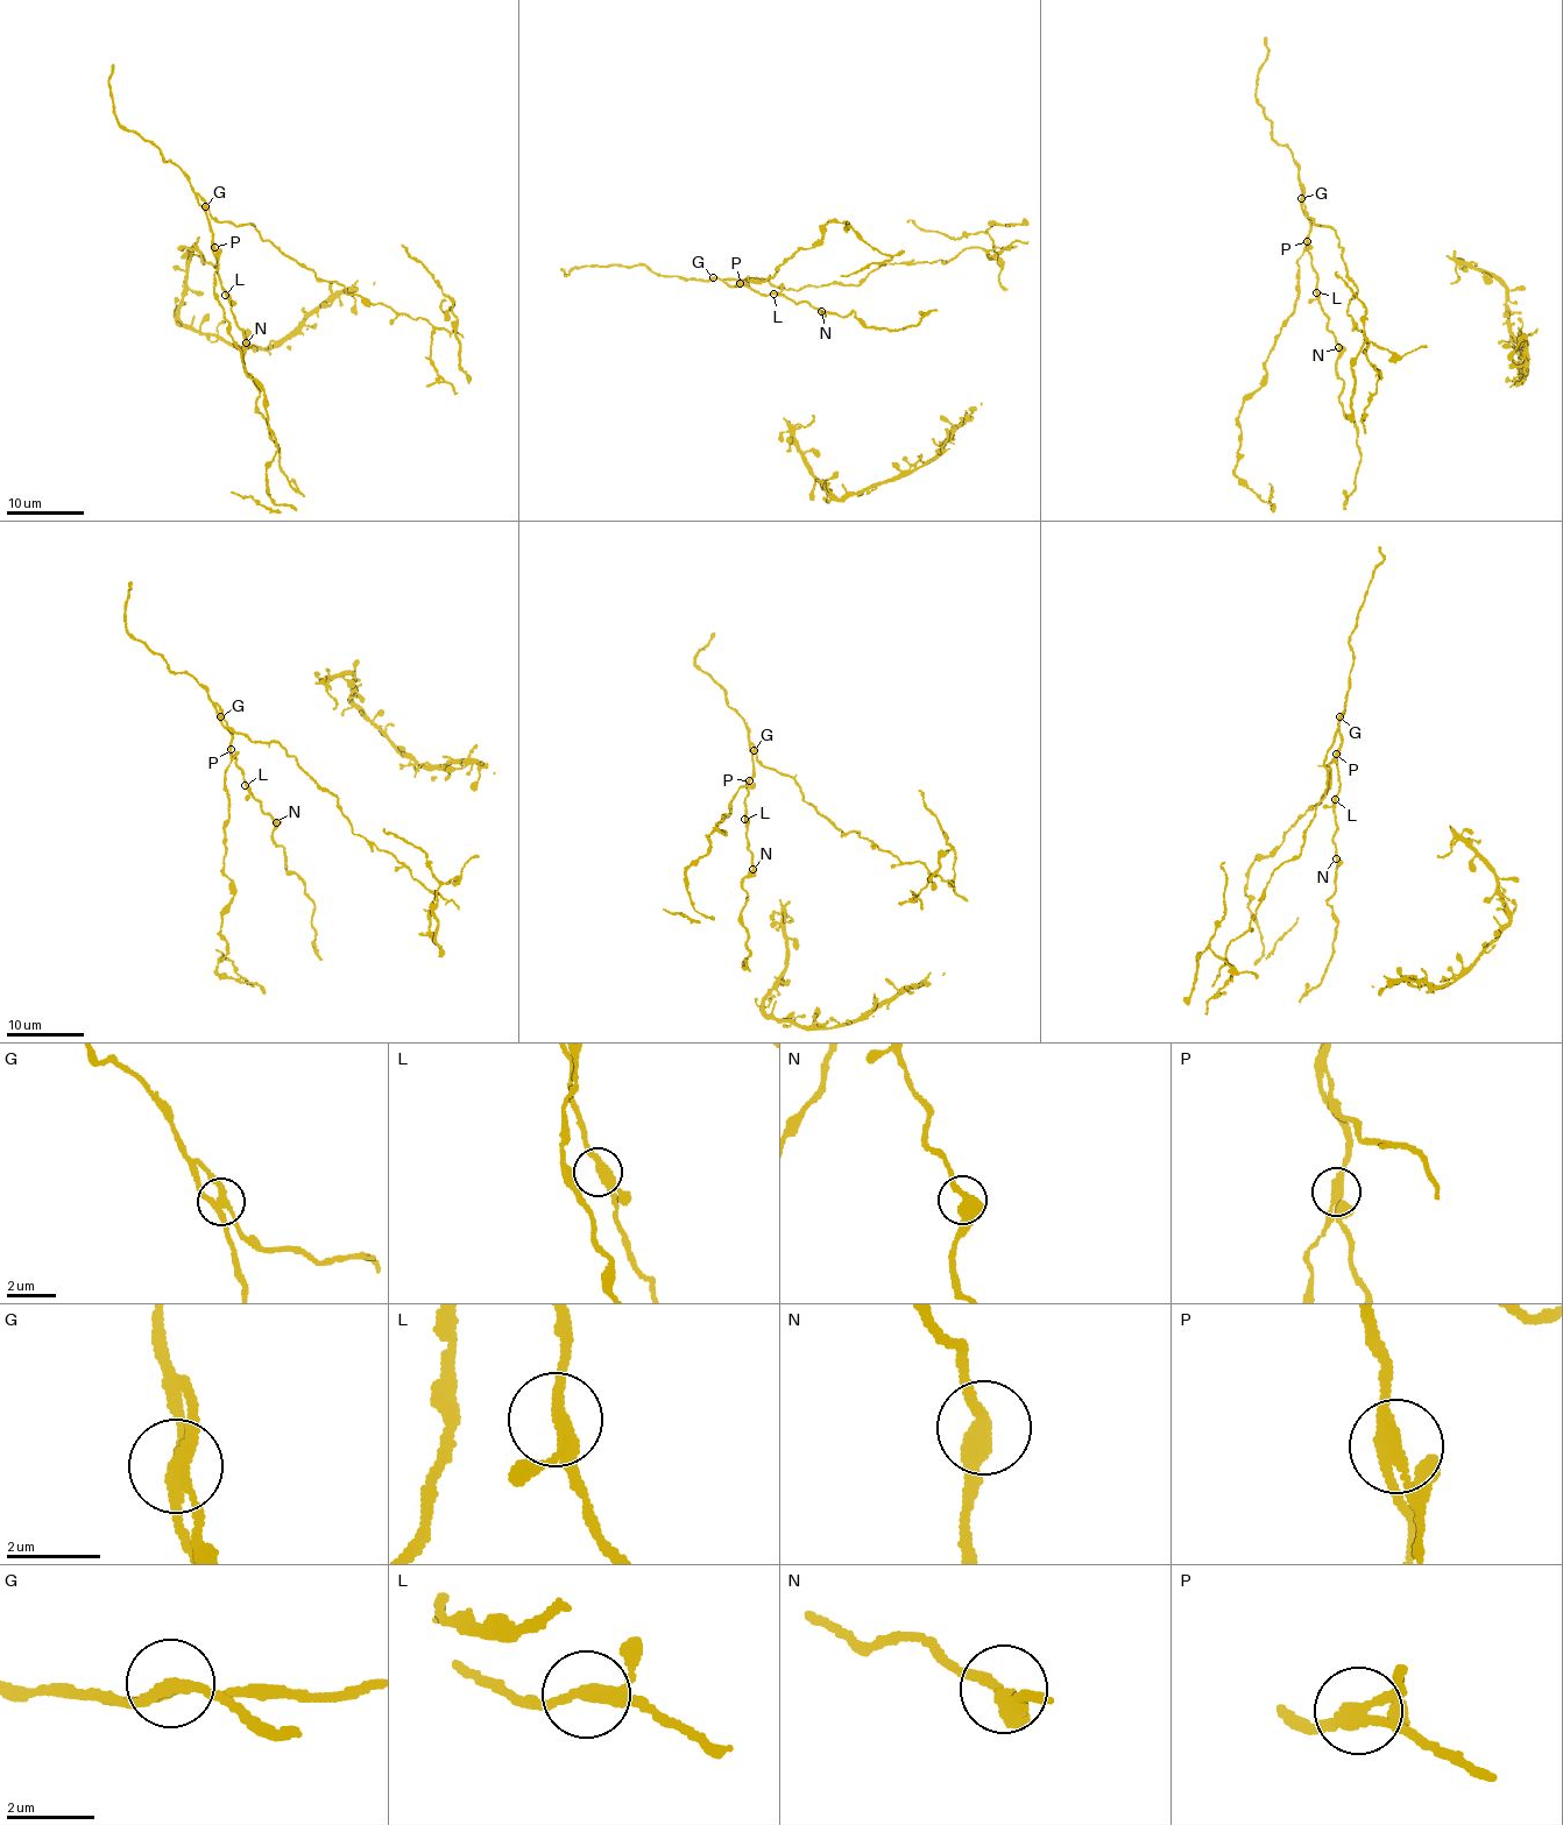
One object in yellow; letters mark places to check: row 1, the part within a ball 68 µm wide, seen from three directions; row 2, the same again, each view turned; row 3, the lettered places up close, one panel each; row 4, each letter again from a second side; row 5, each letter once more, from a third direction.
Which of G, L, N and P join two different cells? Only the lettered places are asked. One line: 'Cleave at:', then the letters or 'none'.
Cleave at: G, P

